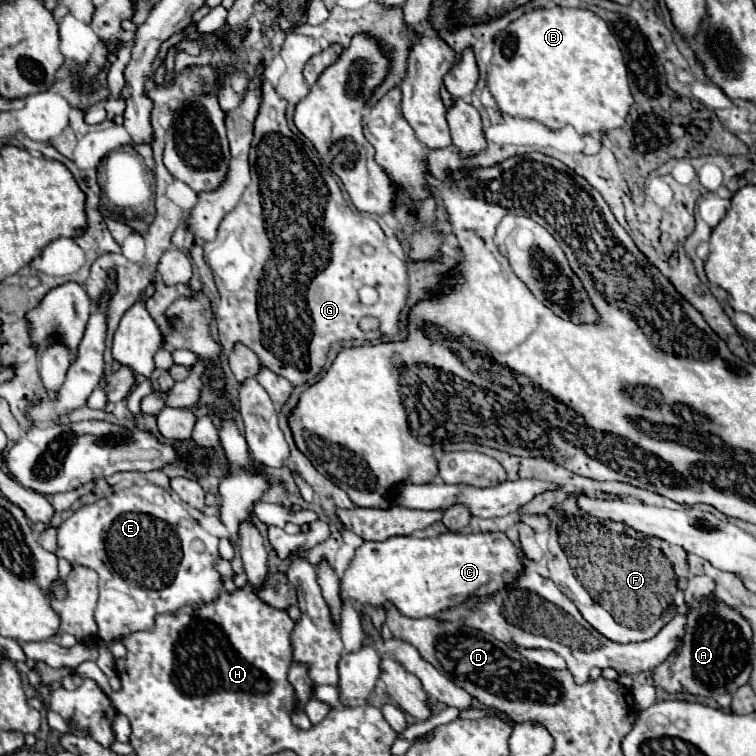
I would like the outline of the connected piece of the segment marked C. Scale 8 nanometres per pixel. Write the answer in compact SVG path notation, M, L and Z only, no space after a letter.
M443 533L439 537L391 537L383 543L363 543L357 547L351 565L339 579L341 599L353 605L389 607L393 605L401 615L411 619L433 617L443 609L463 603L469 597L489 597L515 581L523 569L523 551L513 545L503 533Z

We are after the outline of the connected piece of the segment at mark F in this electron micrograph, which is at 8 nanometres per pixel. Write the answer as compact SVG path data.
M575 497L566 498L561 504L561 511L569 517L565 517L565 521L559 527L554 523L550 524L548 549L542 562L538 563L538 573L551 579L577 605L585 621L607 639L617 643L633 643L633 641L647 641L653 635L657 635L657 631L675 617L675 611L669 609L669 605L673 605L673 589L677 587L677 581L681 591L687 585L687 575L685 575L687 553L681 547L671 545L671 555L673 555L671 559L675 565L673 567L669 557L659 549L659 545L655 545L655 539L651 537L644 539L645 534L628 526L626 527L628 535L615 533L605 525L599 525L595 517L589 517L590 515L582 510L580 510L582 517L579 517Z

